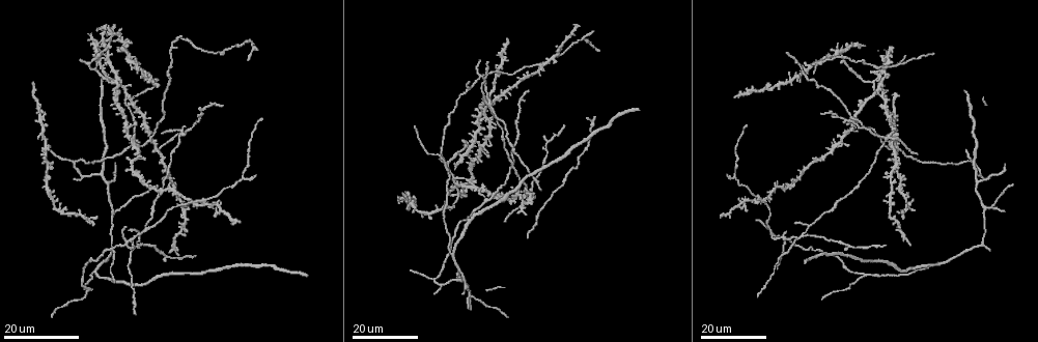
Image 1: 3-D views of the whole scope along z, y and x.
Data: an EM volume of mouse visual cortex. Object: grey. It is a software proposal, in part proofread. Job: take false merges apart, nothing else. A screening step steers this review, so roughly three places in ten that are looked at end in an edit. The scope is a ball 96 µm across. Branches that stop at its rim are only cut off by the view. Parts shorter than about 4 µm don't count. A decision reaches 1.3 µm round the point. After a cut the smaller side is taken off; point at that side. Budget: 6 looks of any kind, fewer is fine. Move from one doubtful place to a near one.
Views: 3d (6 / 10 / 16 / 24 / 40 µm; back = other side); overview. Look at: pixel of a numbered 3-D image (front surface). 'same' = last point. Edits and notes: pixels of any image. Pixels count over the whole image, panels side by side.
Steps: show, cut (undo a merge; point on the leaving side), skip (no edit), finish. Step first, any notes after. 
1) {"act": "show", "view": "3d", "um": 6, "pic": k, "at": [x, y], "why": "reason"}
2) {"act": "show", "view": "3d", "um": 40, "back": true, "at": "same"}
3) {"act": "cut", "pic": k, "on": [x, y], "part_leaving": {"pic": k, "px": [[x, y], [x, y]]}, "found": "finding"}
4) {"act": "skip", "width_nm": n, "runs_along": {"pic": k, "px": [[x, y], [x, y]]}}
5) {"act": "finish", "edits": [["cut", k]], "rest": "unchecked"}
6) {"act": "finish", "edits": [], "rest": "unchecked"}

{"act": "show", "view": "3d", "um": 24, "pic": 1, "at": [455, 187], "why": "four or more arms meet"}

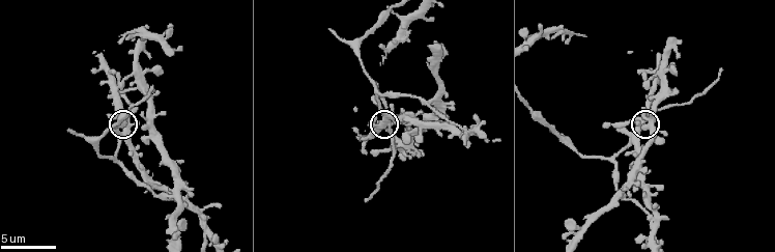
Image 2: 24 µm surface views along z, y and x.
{"act": "show", "view": "3d", "um": 6, "pic": 2, "at": [387, 124]}

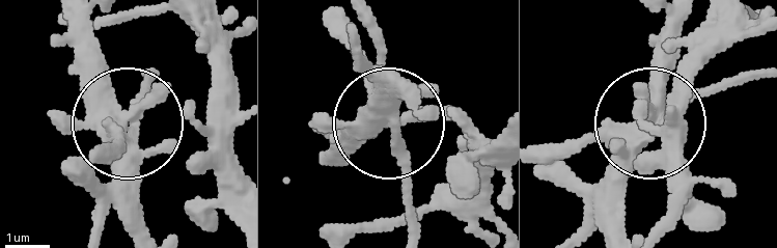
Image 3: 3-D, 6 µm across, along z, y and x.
{"act": "skip", "width_nm": 400, "runs_along": {"pic": 3, "px": [[499, 140], [428, 100], [395, 110], [384, 126], [413, 207]]}, "found": "all the same neuron"}

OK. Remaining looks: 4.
{"act": "show", "view": "3d", "um": 24, "pic": 1, "at": [518, 102], "why": "three arms meet"}

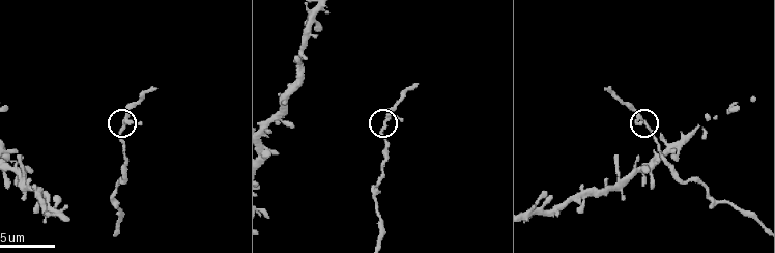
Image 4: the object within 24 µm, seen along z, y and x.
{"act": "show", "view": "3d", "um": 6, "pic": 4, "at": [383, 123], "why": "closer look"}

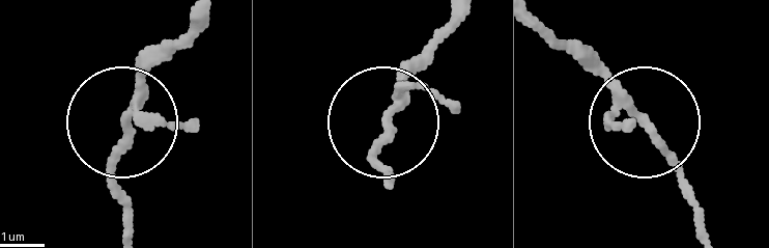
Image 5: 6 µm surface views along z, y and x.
{"act": "skip", "runs_along": {"pic": 5, "px": [[394, 185], [371, 155], [398, 77], [424, 47]]}, "found": "continuous, no second neuron"}

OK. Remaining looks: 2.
{"act": "show", "view": "3d", "um": 10, "pic": 2, "at": [430, 100], "why": "calibre changes"}

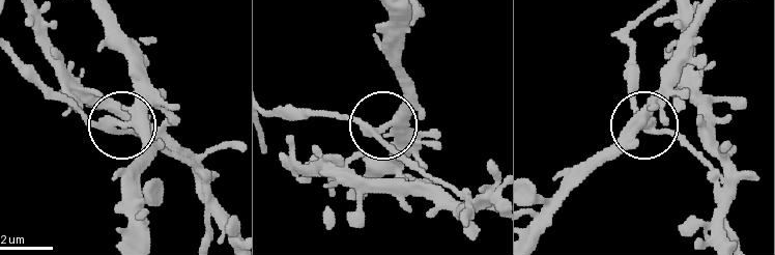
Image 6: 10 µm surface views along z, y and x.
{"act": "show", "view": "3d", "um": 6, "pic": 6, "at": [383, 127]}

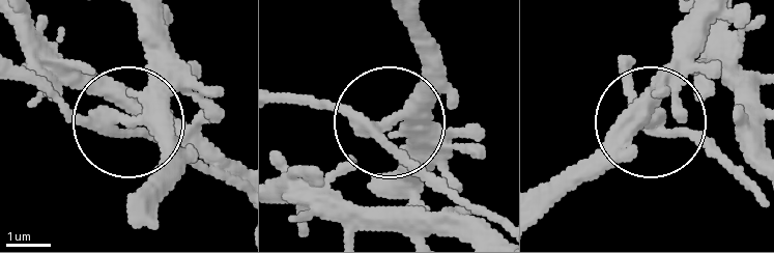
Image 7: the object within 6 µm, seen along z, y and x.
{"act": "skip", "runs_along": {"pic": 7, "px": [[156, 225], [164, 158], [152, 136], [126, 124], [216, 166]]}, "found": "all the same neuron"}

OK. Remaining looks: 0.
{"act": "finish", "edits": [], "rest": "unchecked"}

